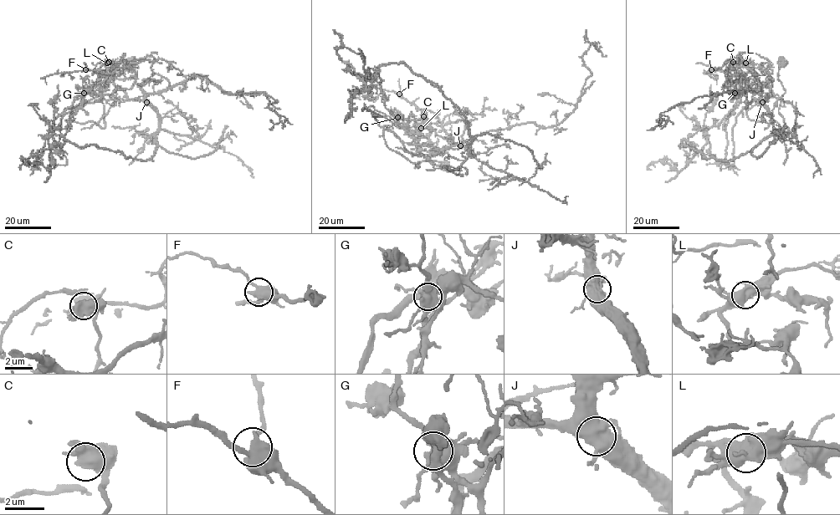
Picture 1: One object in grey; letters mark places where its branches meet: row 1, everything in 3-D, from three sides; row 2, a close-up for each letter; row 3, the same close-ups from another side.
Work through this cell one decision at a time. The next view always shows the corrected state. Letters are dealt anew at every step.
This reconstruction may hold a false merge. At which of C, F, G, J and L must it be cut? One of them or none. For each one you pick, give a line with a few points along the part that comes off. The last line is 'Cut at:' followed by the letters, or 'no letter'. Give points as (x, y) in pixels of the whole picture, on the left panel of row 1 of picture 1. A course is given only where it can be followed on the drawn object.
L: course (107, 63), (99, 98), (74, 109), (69, 119), (104, 126), (104, 84), (135, 56)
Cut at: L

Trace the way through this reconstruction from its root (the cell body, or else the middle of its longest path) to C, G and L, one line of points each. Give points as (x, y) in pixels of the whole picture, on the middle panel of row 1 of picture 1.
C: (447, 165), (416, 168), (386, 144), (385, 129), (414, 144), (409, 133), (423, 116)
G: (447, 165), (422, 160), (416, 168), (417, 161), (419, 166), (391, 150), (385, 129), (415, 142), (397, 117)
L: (447, 165), (422, 160), (416, 168), (417, 161), (391, 150), (383, 135), (386, 129), (414, 144), (422, 128)

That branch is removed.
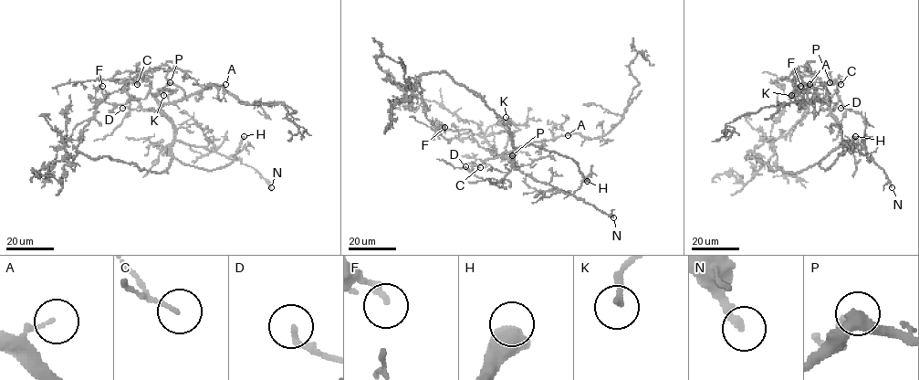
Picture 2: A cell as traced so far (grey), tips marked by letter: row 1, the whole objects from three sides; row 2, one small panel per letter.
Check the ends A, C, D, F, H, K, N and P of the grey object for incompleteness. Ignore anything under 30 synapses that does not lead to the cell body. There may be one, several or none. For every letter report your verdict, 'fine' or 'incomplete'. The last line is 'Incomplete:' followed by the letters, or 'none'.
A: fine
C: fine
D: fine
F: fine
H: incomplete
K: fine
N: incomplete
P: fine
Incomplete: H, N

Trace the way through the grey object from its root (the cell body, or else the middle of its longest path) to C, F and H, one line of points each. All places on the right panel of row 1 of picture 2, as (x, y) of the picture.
C: (829, 98), (831, 110), (839, 99), (836, 82), (840, 84)
F: (829, 98), (828, 93), (823, 99), (806, 100), (803, 104), (804, 101), (797, 97), (797, 88), (800, 86)
H: (829, 98), (829, 112), (841, 132), (841, 144), (821, 161), (820, 166), (825, 170), (829, 168), (855, 136)

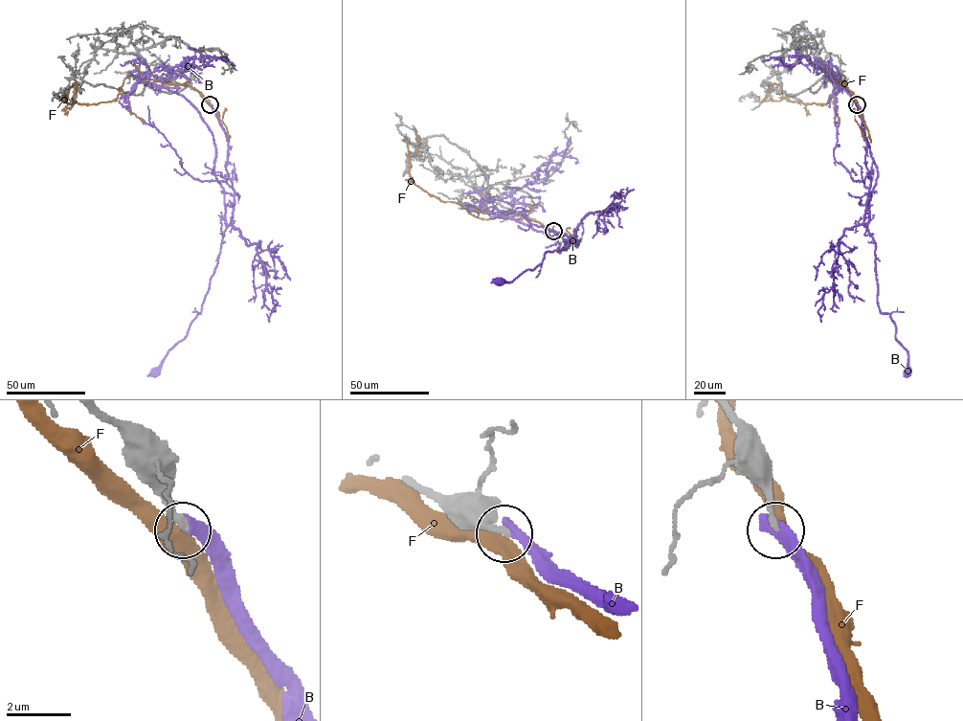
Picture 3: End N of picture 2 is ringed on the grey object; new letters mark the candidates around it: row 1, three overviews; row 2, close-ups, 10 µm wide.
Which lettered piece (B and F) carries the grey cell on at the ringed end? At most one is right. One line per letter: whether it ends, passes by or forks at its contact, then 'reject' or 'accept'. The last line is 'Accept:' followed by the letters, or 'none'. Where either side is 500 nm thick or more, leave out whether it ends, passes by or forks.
B: it ends; reject
F: it passes by; reject
Accept: none

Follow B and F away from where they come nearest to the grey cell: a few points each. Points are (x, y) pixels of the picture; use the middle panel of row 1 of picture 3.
B: (553, 231), (578, 242), (572, 238), (564, 249), (547, 251), (541, 263), (511, 281), (499, 281)
F: (553, 231), (526, 217), (474, 216), (459, 204), (430, 195), (409, 172), (410, 156), (420, 143), (417, 135)

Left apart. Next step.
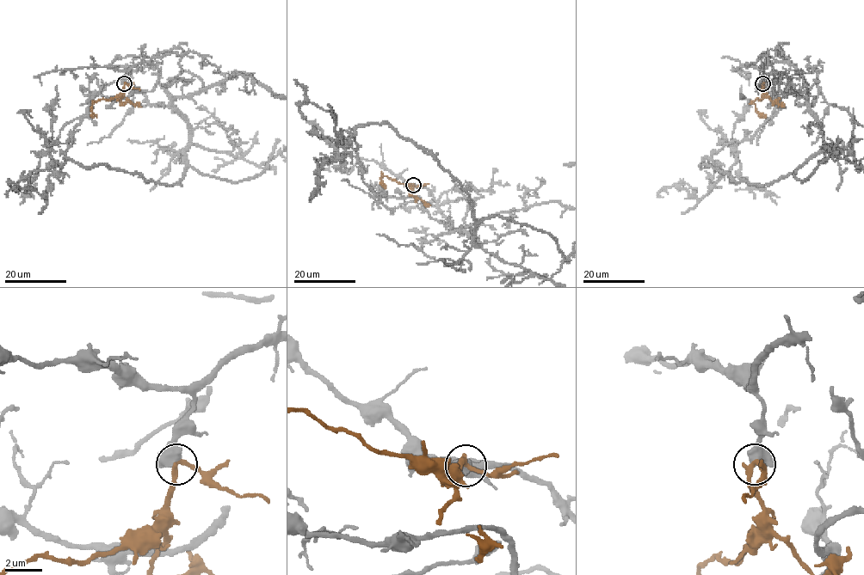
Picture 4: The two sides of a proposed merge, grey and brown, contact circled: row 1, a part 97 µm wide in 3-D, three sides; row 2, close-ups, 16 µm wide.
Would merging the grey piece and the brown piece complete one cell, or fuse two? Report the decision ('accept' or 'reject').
reject

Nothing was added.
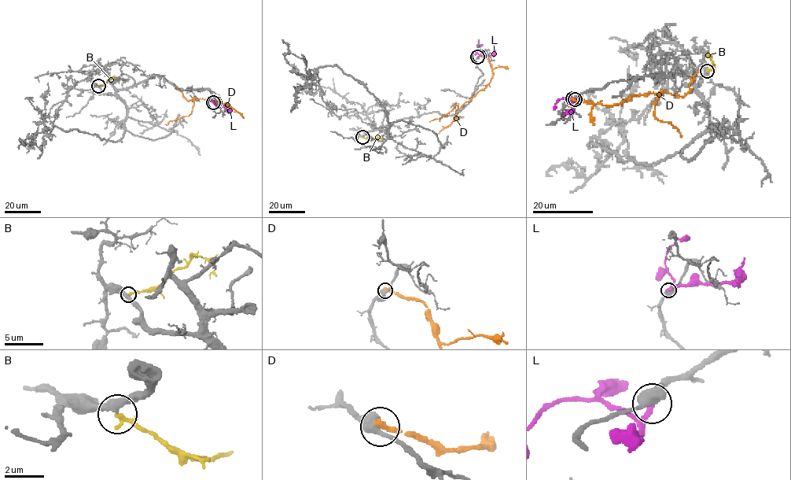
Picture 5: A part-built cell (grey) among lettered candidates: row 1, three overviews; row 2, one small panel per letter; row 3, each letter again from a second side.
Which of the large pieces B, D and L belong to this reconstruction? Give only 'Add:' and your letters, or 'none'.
Add: B

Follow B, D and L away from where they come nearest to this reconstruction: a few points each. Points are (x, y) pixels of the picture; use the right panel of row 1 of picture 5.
B: (707, 71), (713, 67), (711, 57), (713, 64)
D: (572, 98), (610, 105), (620, 104), (631, 95), (660, 91), (654, 116), (668, 122), (681, 135)
L: (575, 99), (572, 109), (562, 115)

